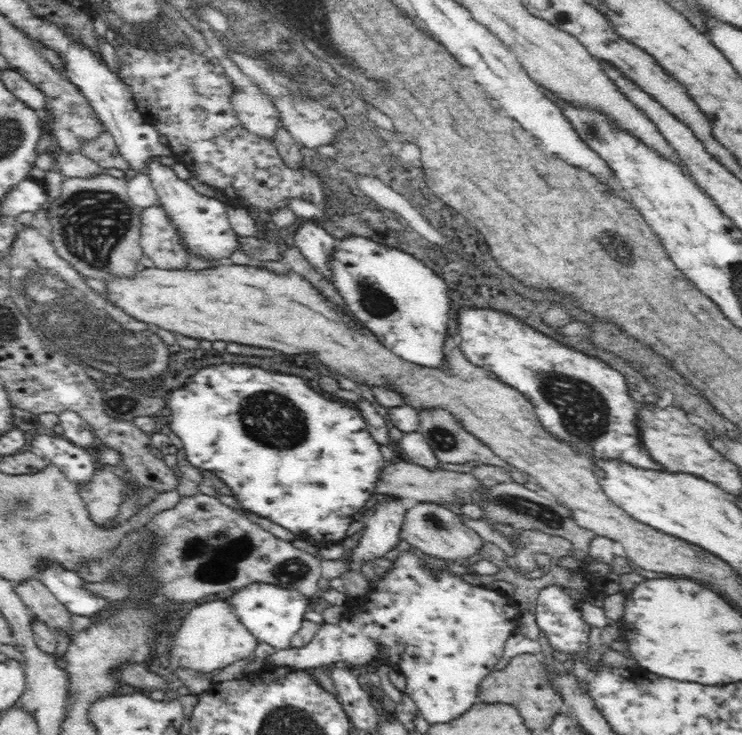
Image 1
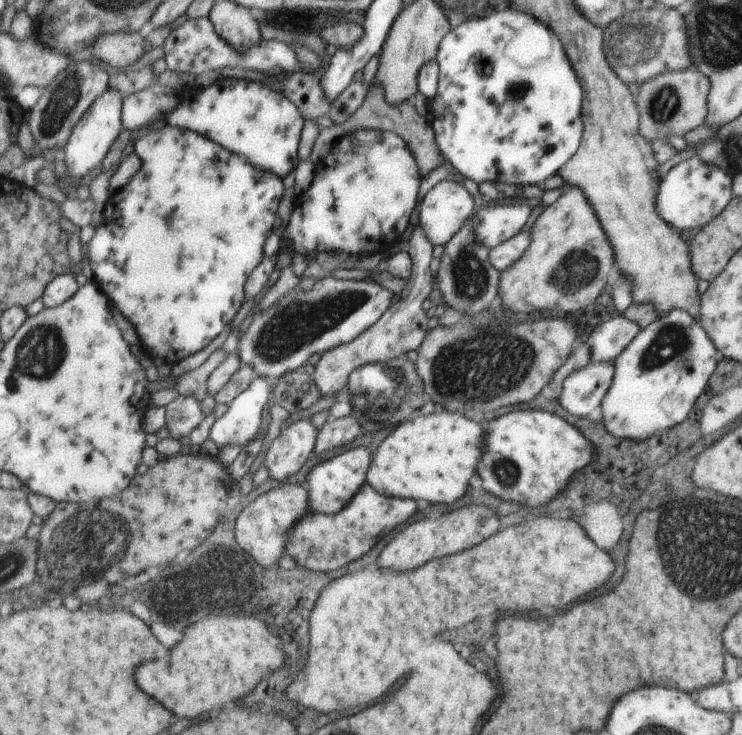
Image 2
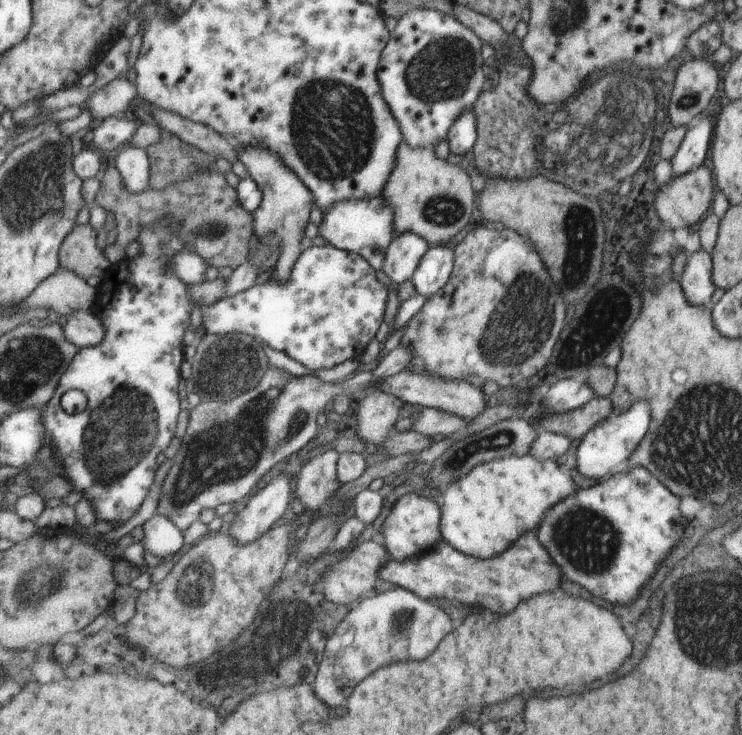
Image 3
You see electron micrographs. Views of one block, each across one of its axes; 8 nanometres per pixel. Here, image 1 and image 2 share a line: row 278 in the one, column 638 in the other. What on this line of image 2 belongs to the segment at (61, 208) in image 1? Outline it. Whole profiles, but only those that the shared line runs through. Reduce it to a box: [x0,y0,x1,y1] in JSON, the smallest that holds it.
[635,68,711,140]

